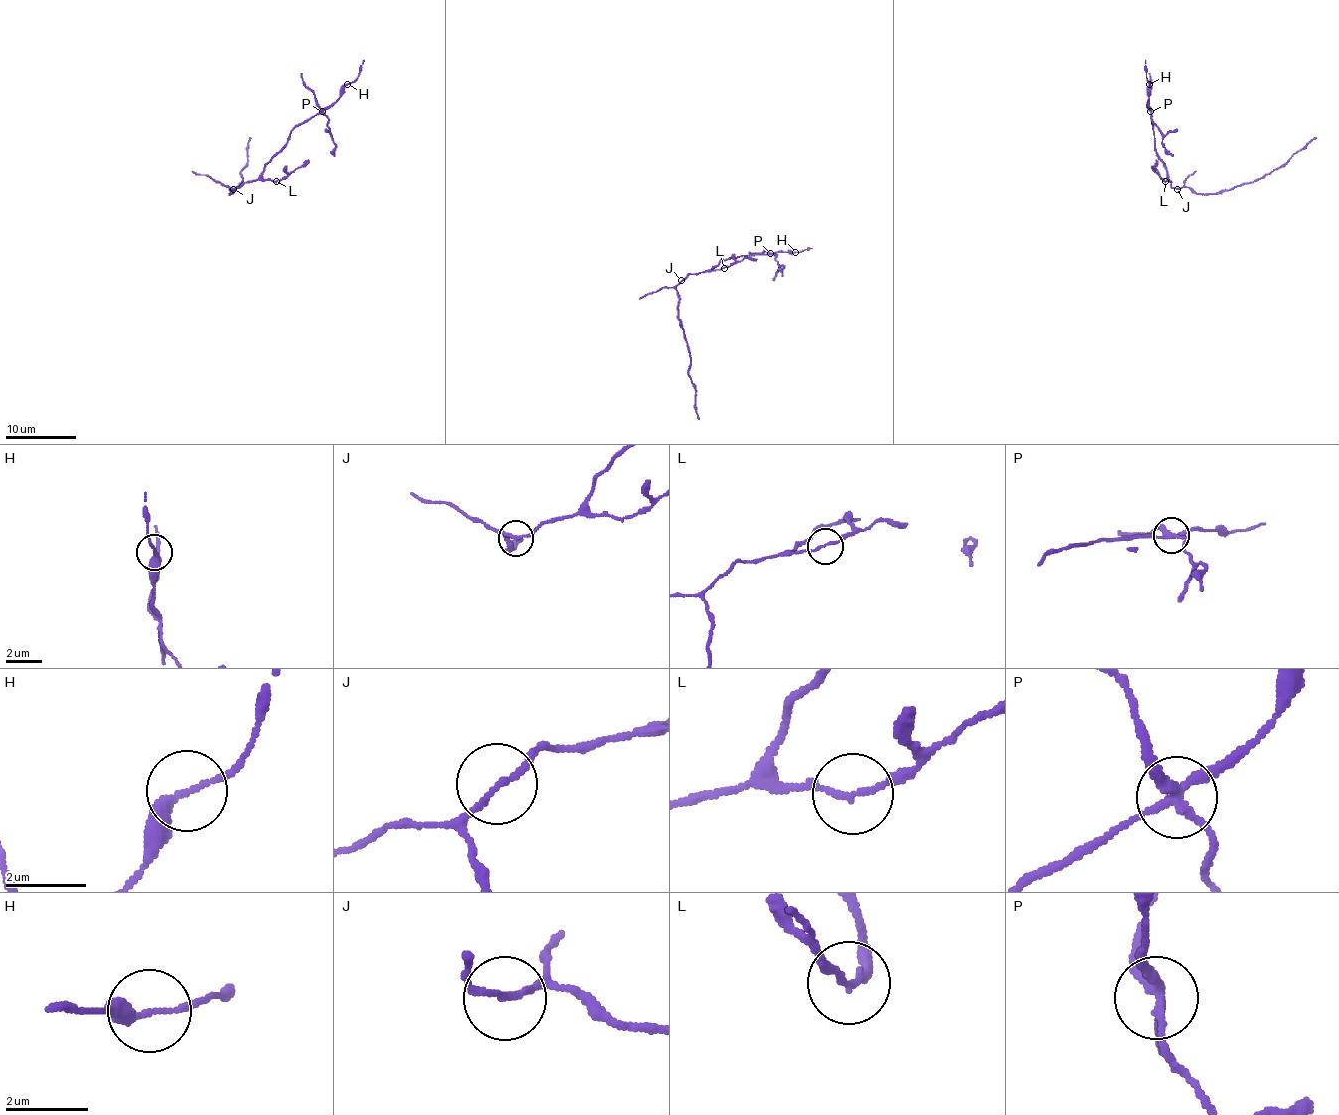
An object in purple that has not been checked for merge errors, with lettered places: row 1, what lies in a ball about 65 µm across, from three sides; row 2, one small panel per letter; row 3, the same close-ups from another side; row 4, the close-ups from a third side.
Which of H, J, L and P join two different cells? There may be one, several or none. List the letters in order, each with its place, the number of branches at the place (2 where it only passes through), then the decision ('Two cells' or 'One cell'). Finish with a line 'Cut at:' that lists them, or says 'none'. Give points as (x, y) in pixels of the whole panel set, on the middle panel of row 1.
H: Place: (795, 252). Branches: 2. One cell
J: Place: (681, 280). Branches: 2. One cell
L: Place: (724, 268). Branches: 2. Two cells
P: Place: (770, 253). Branches: 4. Two cells
Cut at: L, P

